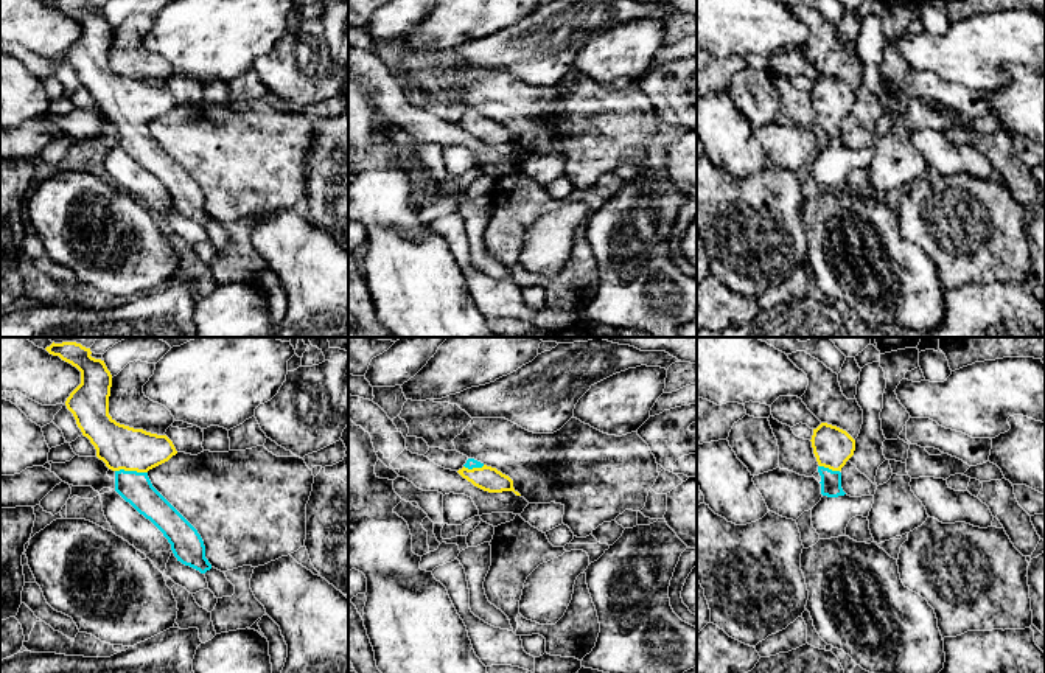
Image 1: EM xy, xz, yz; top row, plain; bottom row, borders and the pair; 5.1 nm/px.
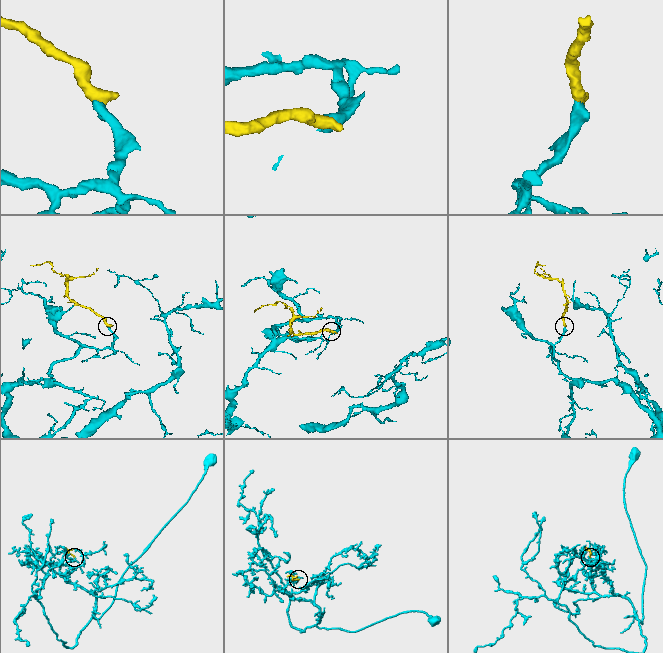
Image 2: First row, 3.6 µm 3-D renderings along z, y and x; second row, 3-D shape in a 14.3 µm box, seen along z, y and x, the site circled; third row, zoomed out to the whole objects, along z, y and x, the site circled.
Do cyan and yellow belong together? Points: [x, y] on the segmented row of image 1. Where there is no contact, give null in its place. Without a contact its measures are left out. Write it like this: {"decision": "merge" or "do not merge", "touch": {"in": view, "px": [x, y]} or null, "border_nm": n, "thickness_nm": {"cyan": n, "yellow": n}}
{"decision": "merge", "touch": {"in": "xy", "px": [131, 471]}, "border_nm": 170, "thickness_nm": {"cyan": 160, "yellow": 220}}

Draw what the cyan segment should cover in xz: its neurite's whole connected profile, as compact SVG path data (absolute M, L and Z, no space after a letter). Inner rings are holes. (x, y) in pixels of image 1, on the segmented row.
M468 459L462 469L457 471L463 479L471 482L474 486L488 493L513 491L521 496L513 488L513 480L498 471L496 468L487 466L474 459Z

